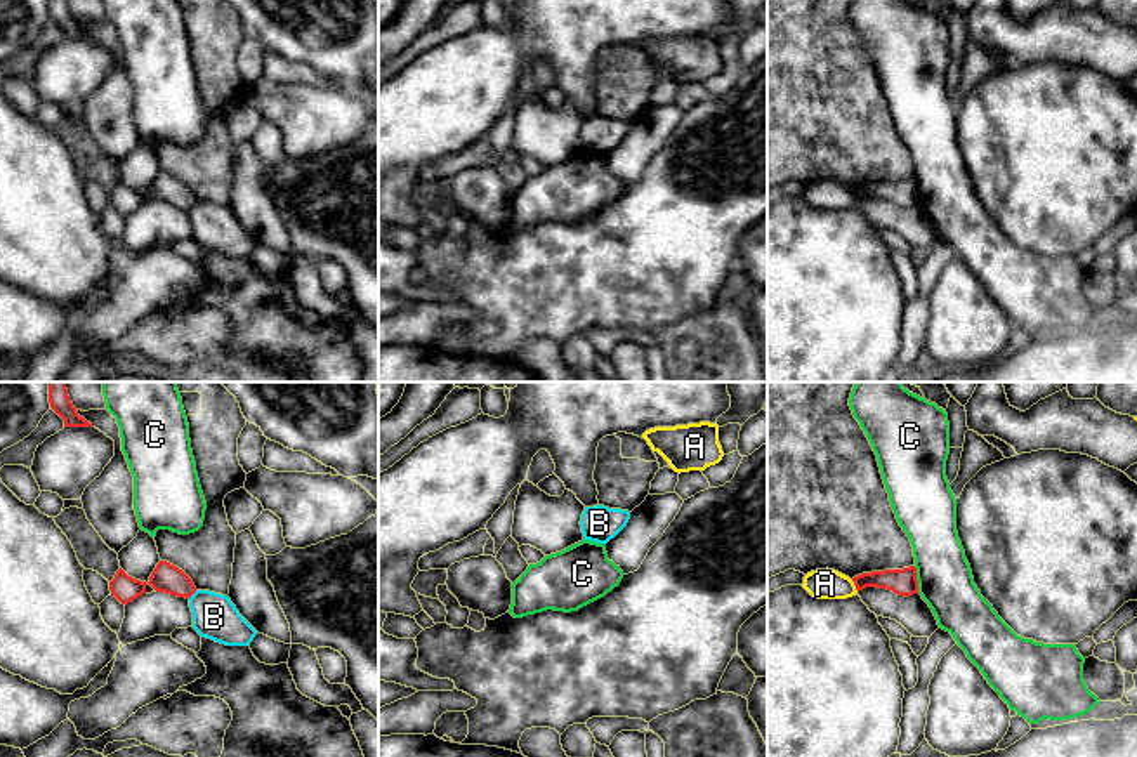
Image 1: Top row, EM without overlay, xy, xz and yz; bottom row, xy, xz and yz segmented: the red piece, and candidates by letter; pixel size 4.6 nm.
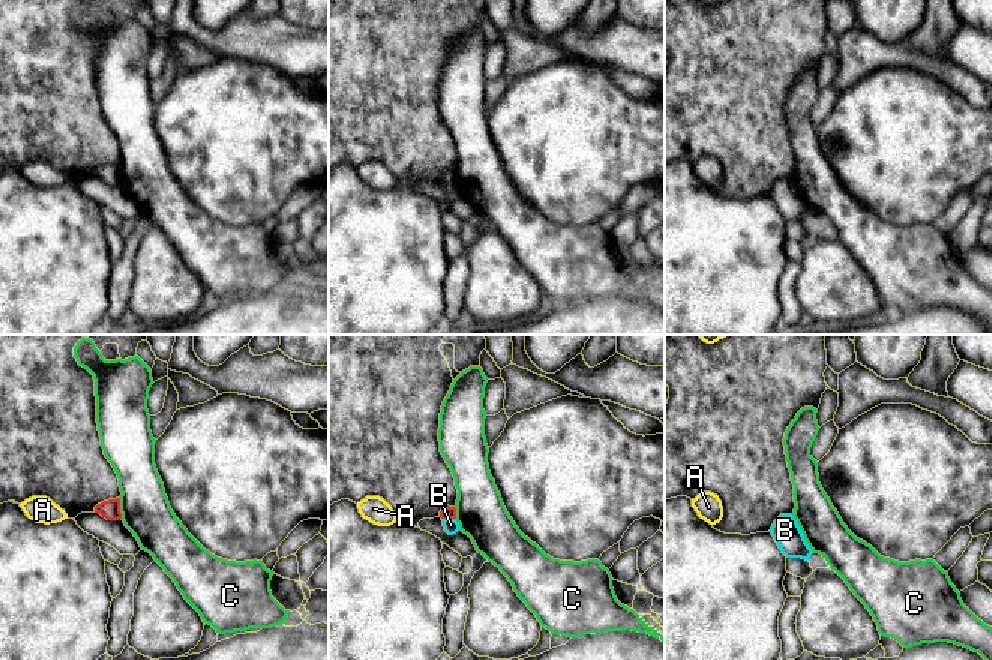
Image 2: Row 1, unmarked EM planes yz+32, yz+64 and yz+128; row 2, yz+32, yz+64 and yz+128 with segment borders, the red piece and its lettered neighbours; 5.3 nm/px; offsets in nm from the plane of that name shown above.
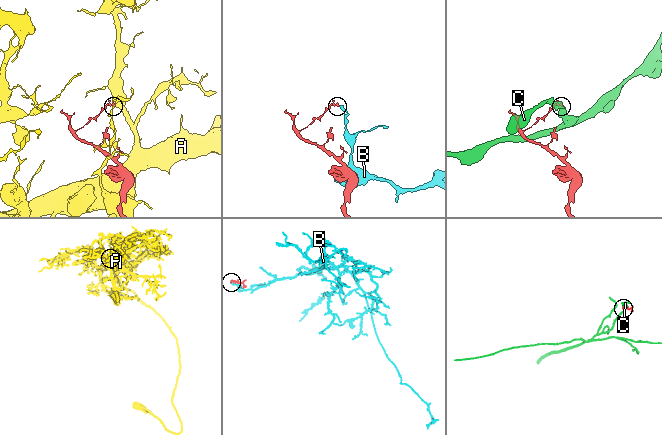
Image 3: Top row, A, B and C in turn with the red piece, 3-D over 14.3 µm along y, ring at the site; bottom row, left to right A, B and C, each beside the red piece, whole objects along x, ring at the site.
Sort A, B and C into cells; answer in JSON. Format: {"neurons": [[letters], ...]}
{"neurons": [["A"], ["B"], ["C"]]}

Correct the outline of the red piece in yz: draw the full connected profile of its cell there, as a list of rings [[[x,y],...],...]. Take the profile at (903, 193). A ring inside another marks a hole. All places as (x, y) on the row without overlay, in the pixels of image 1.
[[[903,179],[903,181],[884,181],[863,184],[852,189],[856,201],[863,201],[866,198],[887,200],[897,207],[913,207],[918,205],[918,191],[917,179]]]

